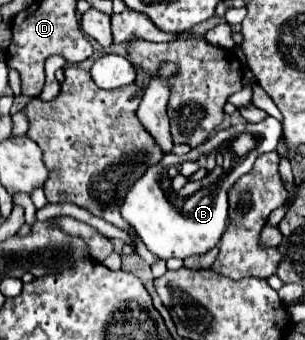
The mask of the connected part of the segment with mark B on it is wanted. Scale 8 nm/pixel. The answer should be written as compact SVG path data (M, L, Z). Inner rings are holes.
M266 117L262 123L254 125L230 125L228 129L218 131L208 141L182 157L174 157L172 153L164 155L164 159L156 167L150 167L128 189L122 205L122 217L136 229L146 249L160 259L186 259L210 251L212 247L216 247L228 227L228 191L234 187L234 181L238 181L238 177L246 175L252 169L258 155L276 151L280 137L282 125L276 123L276 119ZM240 133L252 133L256 139L256 147L244 157L236 157L230 149L230 143ZM184 161L198 163L198 171L190 177L184 177L180 173Z

